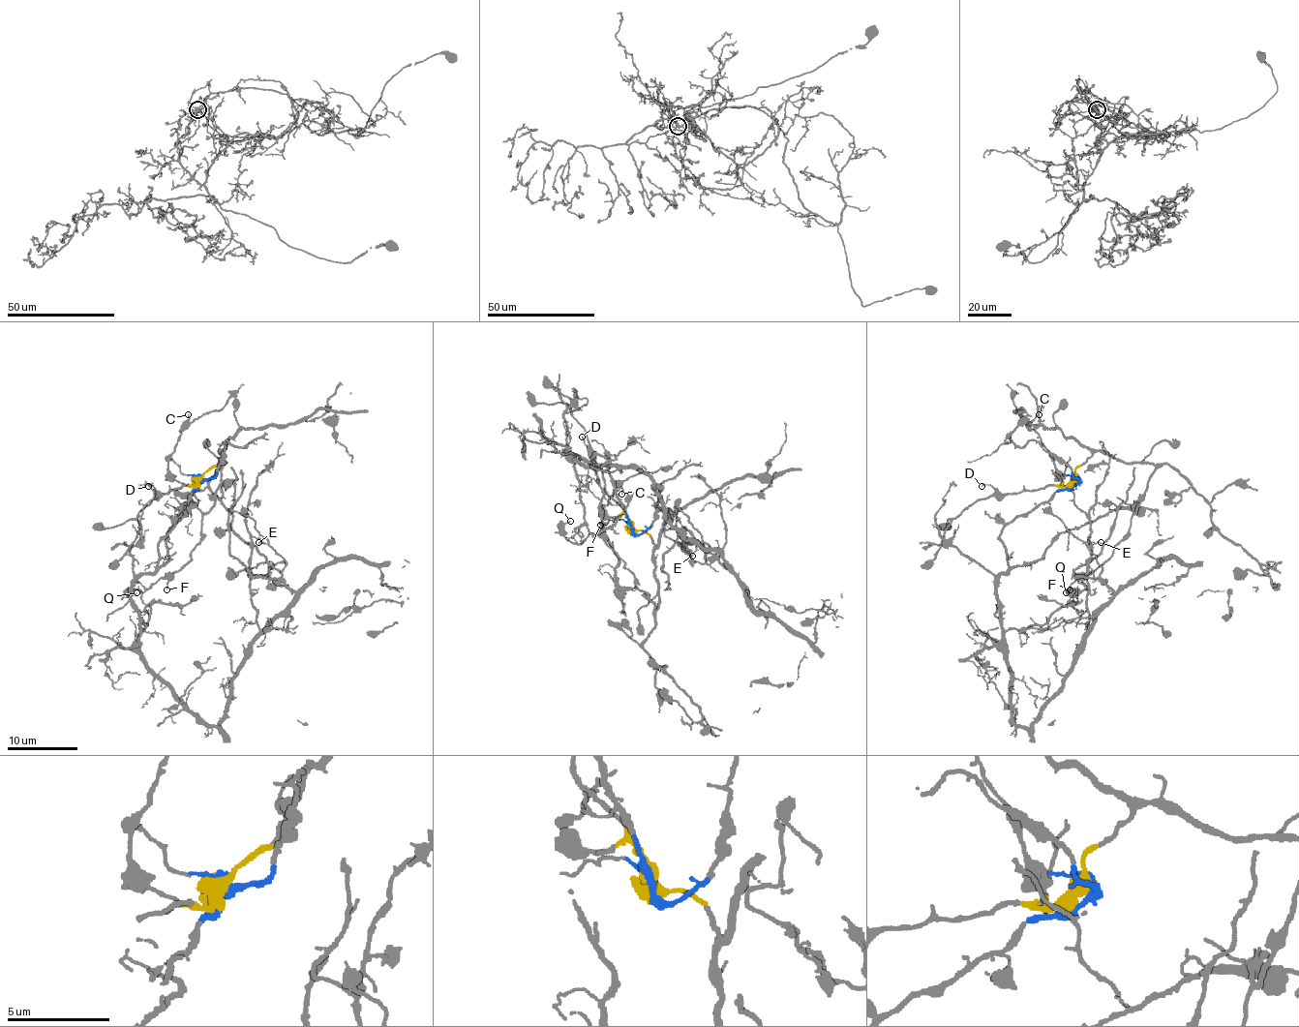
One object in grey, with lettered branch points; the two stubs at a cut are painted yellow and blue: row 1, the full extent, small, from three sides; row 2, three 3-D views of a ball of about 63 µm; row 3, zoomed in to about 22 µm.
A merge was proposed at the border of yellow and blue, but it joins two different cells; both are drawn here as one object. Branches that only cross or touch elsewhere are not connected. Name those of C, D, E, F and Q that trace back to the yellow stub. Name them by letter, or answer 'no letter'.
C, D, F, Q

